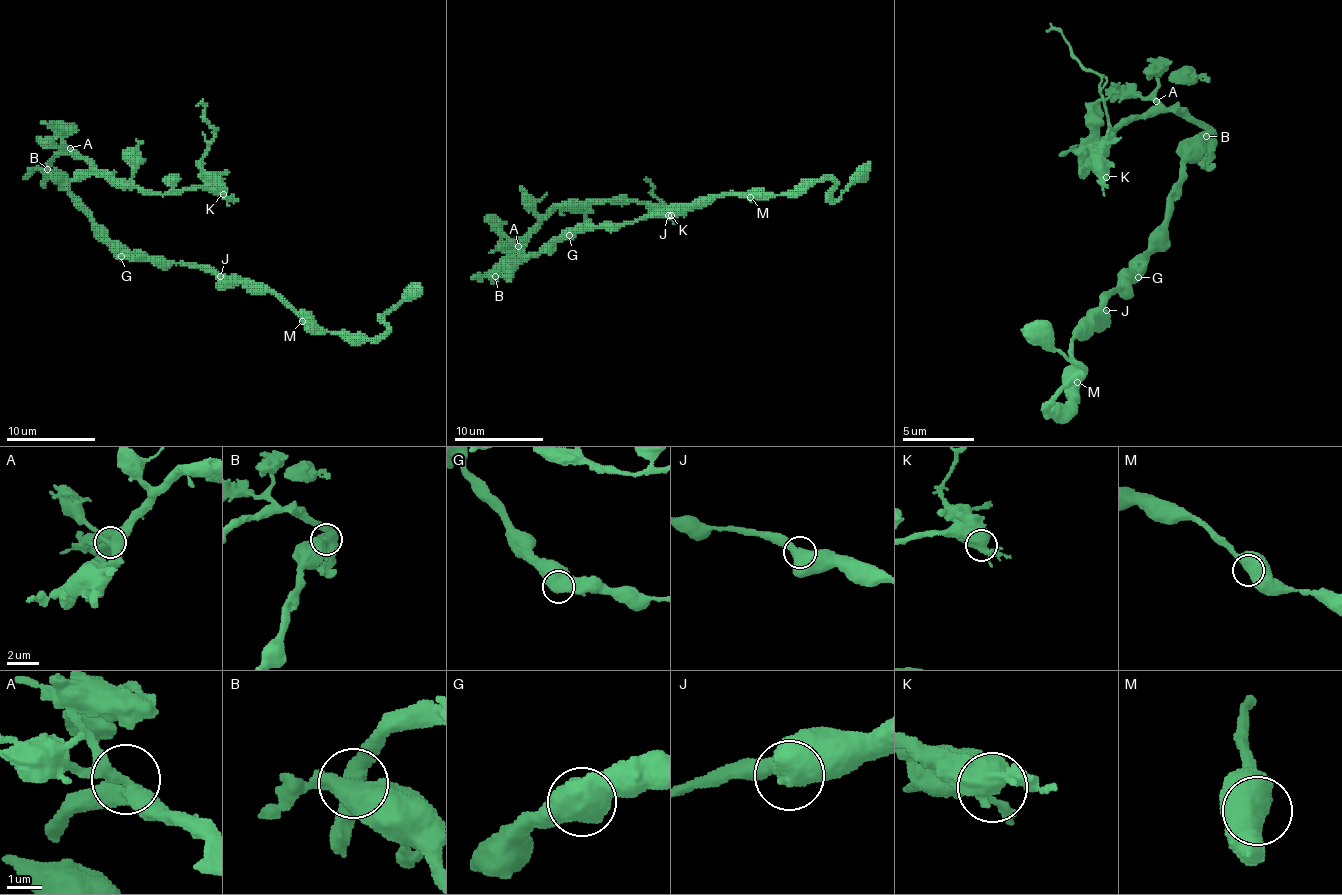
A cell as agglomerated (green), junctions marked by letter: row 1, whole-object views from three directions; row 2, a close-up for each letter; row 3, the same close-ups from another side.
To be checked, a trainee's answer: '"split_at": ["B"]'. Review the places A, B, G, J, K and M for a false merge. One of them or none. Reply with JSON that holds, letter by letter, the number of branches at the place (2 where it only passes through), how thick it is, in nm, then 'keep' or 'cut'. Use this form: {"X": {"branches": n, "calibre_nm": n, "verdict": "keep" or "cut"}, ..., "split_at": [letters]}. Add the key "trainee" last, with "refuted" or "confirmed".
{"A": {"branches": 4, "calibre_nm": 360, "verdict": "keep"}, "B": {"branches": 4, "calibre_nm": 550, "verdict": "cut"}, "G": {"branches": 2, "calibre_nm": 600, "verdict": "keep"}, "J": {"branches": 2, "calibre_nm": 650, "verdict": "keep"}, "K": {"branches": 3, "calibre_nm": 550, "verdict": "keep"}, "M": {"branches": 2, "calibre_nm": 650, "verdict": "keep"}, "split_at": ["B"], "trainee": "confirmed"}

